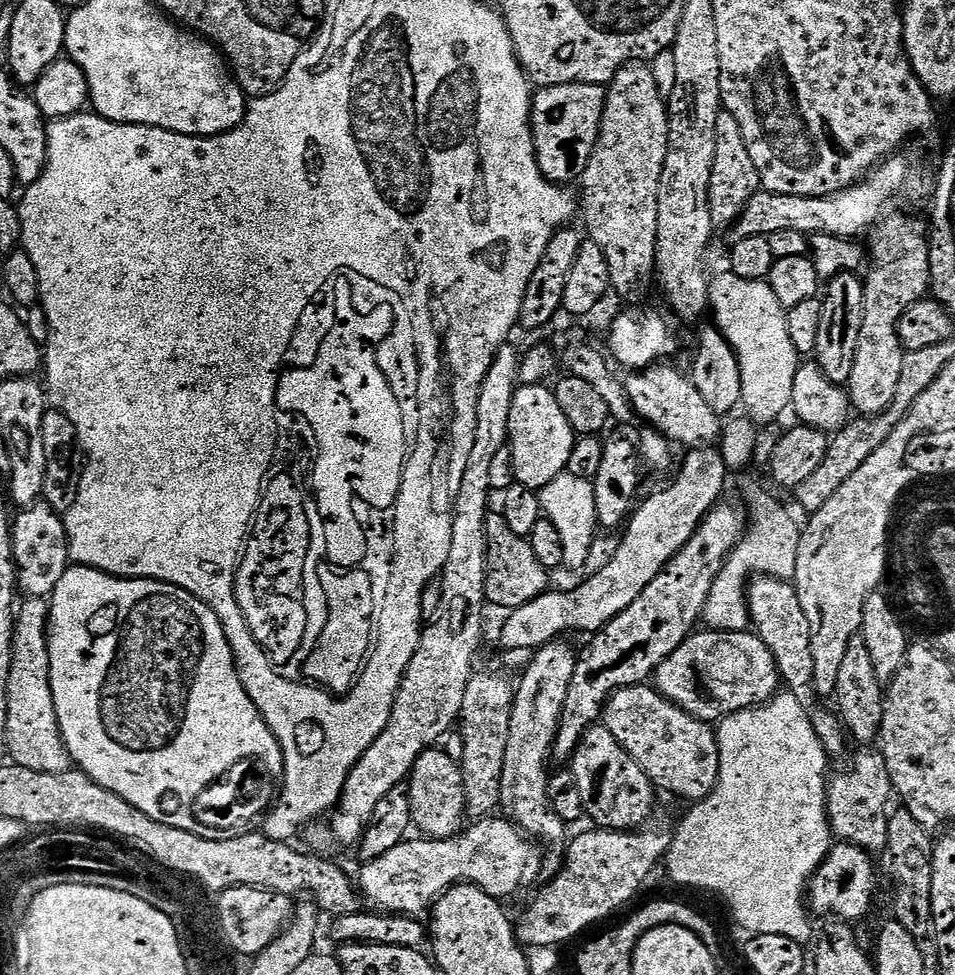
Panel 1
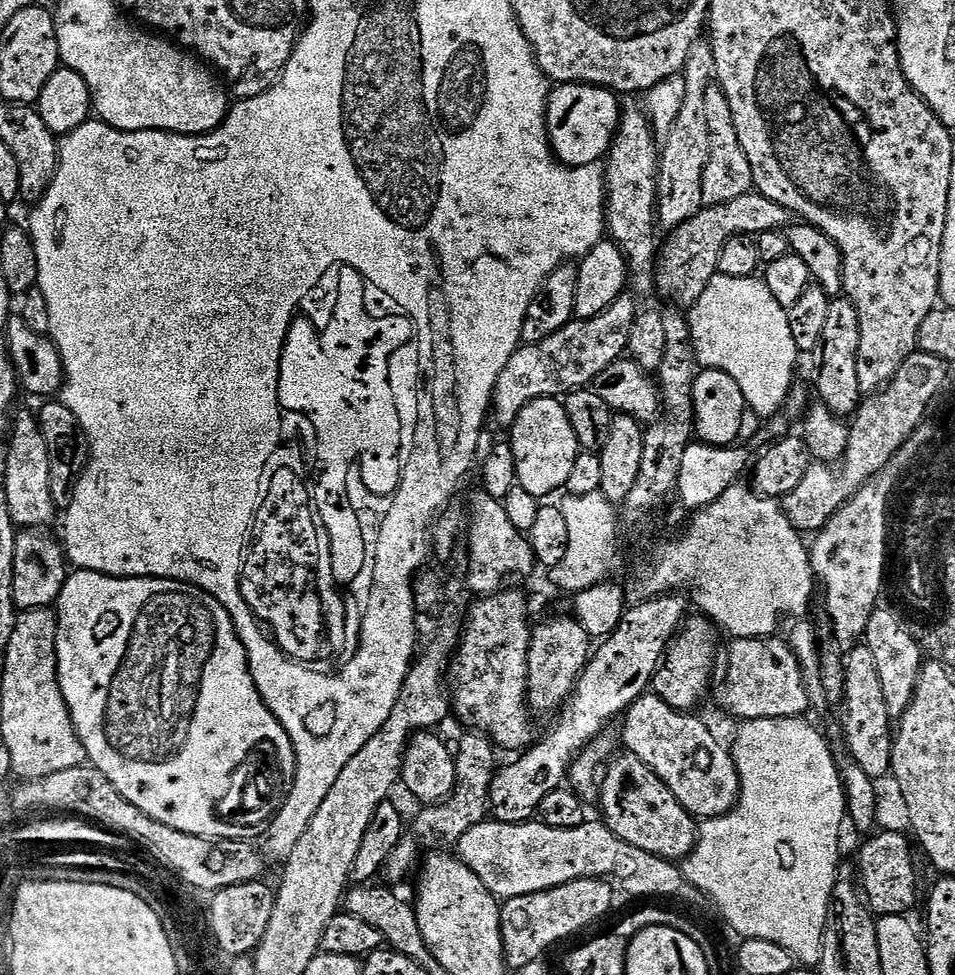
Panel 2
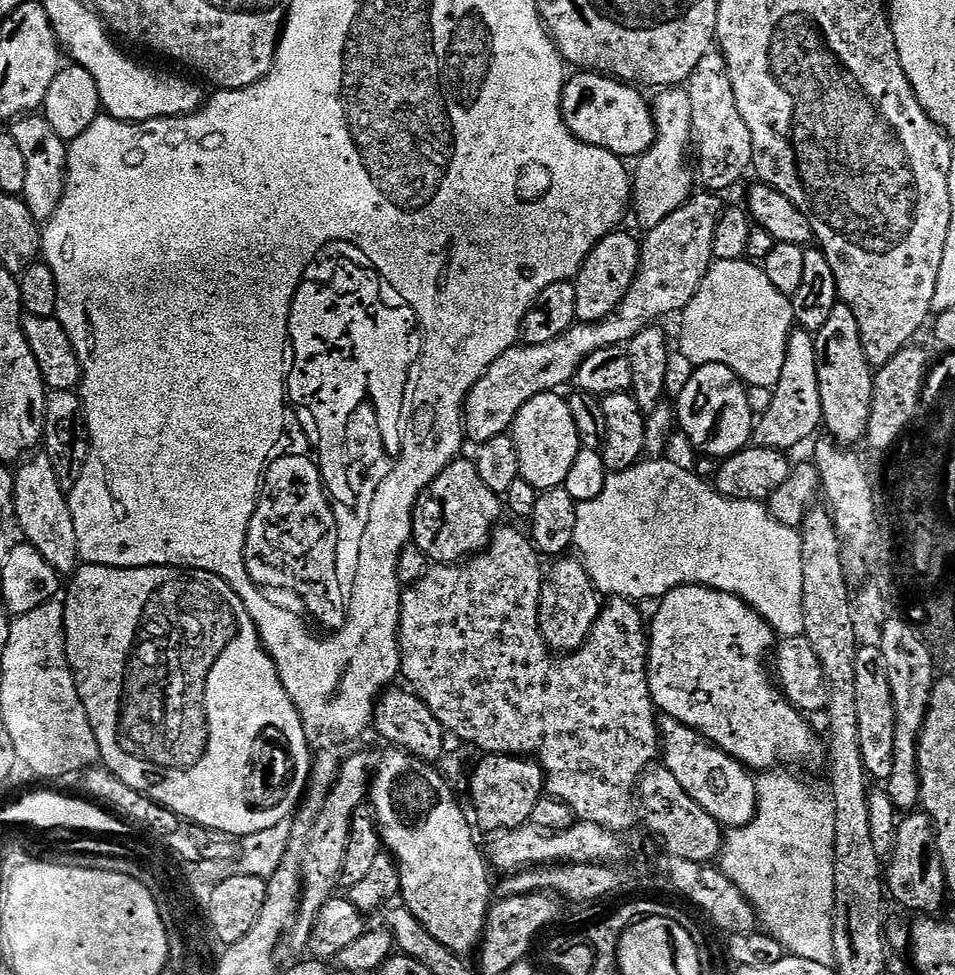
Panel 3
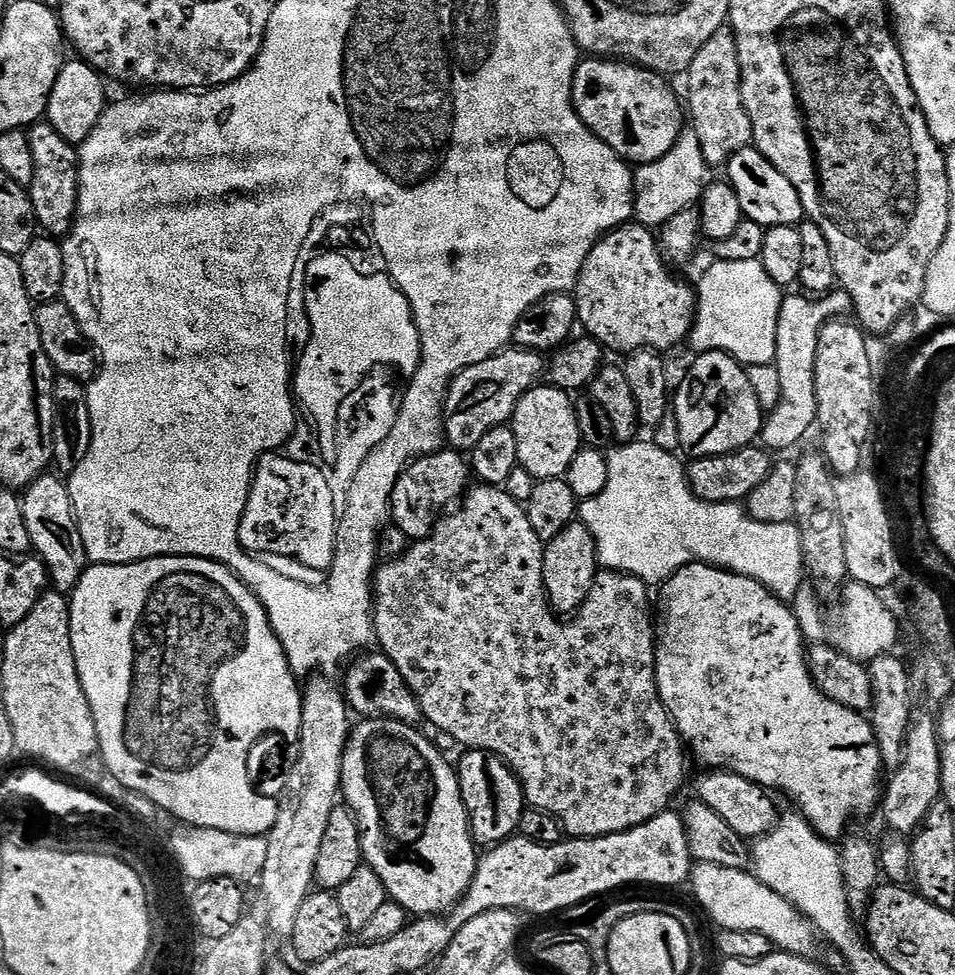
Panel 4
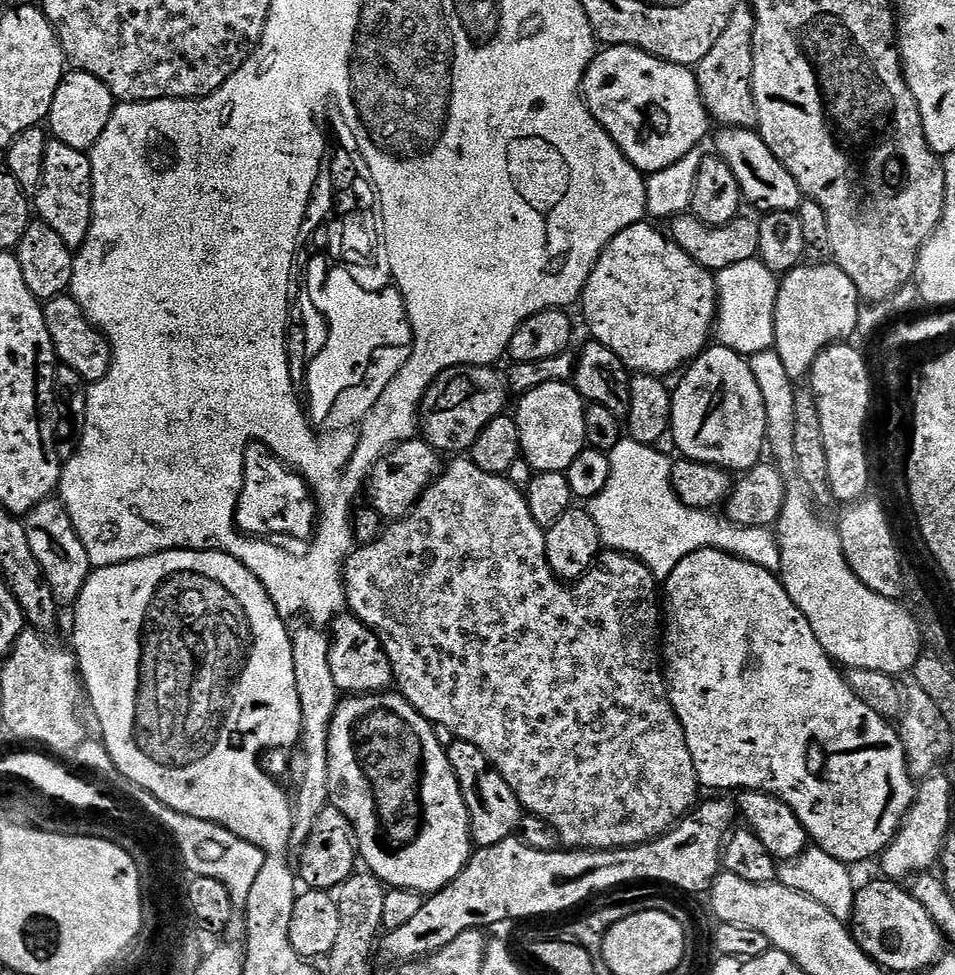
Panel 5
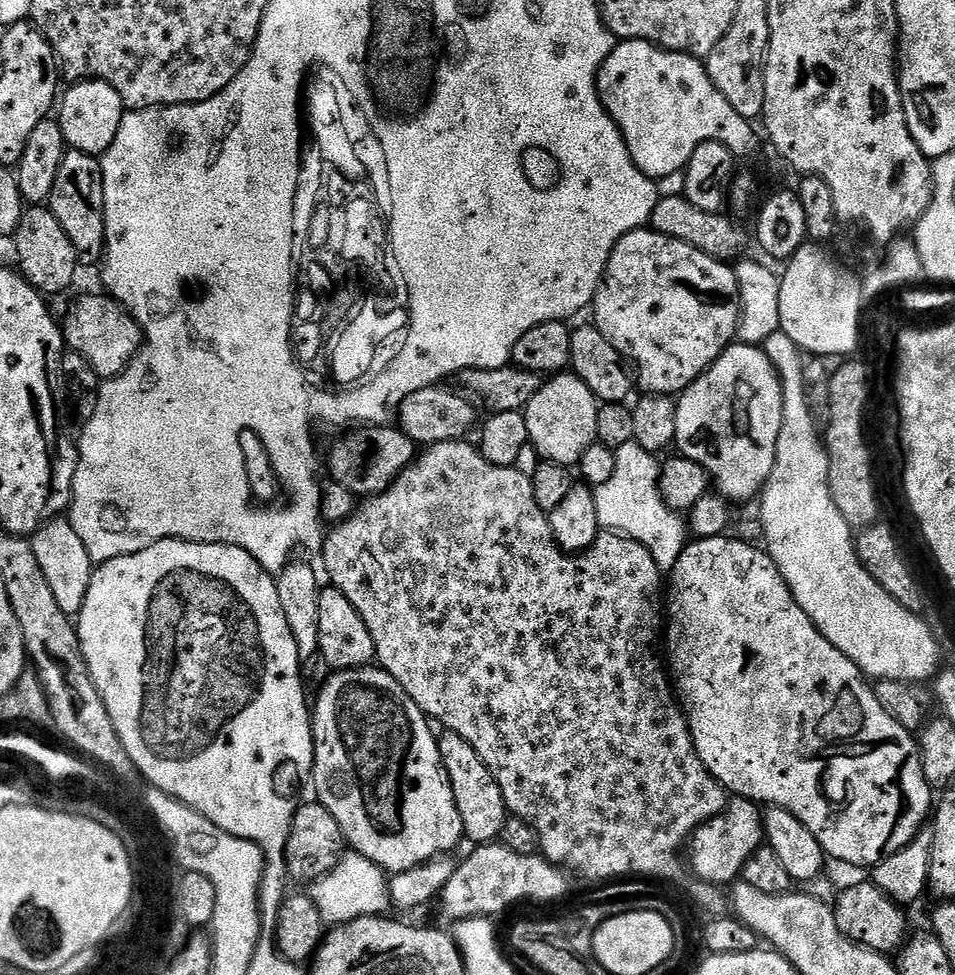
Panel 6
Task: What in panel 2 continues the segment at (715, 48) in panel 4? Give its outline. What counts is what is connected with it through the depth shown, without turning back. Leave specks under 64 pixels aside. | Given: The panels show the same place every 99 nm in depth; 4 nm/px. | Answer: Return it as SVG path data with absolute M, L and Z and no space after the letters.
M709 83L706 90L706 130L708 131L708 157L702 170L702 194L704 204L724 204L749 191L753 187L750 158L746 158L746 150L742 150L742 142L738 142L738 130L734 130L734 114L730 110L730 102L726 102L726 94L719 83Z

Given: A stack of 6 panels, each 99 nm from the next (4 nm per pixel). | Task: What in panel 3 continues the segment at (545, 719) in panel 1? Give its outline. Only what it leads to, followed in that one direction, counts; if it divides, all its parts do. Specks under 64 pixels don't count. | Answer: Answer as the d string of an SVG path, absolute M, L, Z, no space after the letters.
M553 559L552 569L543 573L540 582L540 633L556 654L575 652L588 641L602 607L601 597L592 584L590 574L584 568L583 560L568 559Z

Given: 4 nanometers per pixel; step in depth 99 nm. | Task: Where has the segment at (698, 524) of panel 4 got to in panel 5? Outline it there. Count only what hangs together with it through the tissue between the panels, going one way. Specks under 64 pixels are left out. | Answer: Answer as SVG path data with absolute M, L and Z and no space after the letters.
M621 438L609 455L610 482L606 490L587 501L588 513L598 526L600 543L605 549L634 556L663 582L690 554L700 548L716 548L739 560L754 562L766 570L776 572L780 567L780 541L775 531L766 528L739 528L726 518L720 520L708 510L687 508L674 494L671 459L660 453L659 447L639 444Z

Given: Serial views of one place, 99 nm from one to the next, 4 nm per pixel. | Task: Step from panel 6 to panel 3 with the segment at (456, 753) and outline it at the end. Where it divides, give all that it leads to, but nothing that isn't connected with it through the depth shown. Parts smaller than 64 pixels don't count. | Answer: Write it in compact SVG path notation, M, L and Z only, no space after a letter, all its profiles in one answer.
M484 754L479 758L468 784L468 796L476 811L475 827L484 828L485 833L525 827L532 819L534 806L546 792L546 777L540 765L531 758L519 756Z

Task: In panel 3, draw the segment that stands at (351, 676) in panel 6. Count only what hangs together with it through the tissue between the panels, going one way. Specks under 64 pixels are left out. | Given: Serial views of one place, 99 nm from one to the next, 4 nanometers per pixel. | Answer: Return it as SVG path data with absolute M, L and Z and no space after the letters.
M392 750L389 753L374 768L374 779L370 784L370 812L376 821L381 845L398 865L398 892L404 895L403 907L410 909L414 918L418 918L418 922L422 922L422 926L426 926L426 930L442 942L442 946L457 954L468 954L471 948L473 951L479 945L484 935L484 922L488 919L490 901L494 896L493 885L492 888L488 885L490 865L481 845L479 848L472 837L474 828L469 817L468 820L464 817L447 782L432 769L435 767L425 760L416 759L409 752Z

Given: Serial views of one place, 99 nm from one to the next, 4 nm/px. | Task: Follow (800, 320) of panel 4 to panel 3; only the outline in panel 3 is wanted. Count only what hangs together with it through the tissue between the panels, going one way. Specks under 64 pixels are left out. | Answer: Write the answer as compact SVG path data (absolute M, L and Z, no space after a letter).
M796 328L788 336L786 362L782 364L781 377L773 388L770 408L761 413L753 427L753 445L788 452L808 439L817 428L819 430L822 423L815 337L804 329Z

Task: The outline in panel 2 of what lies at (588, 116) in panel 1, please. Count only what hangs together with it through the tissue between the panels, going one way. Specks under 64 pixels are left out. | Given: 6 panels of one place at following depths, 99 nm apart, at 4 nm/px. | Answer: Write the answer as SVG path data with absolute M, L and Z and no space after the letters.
M557 83L548 94L548 138L552 142L552 151L555 152L556 159L573 167L599 161L611 147L616 127L620 124L622 107L620 108L616 99L618 96L613 89L602 88L599 84Z

